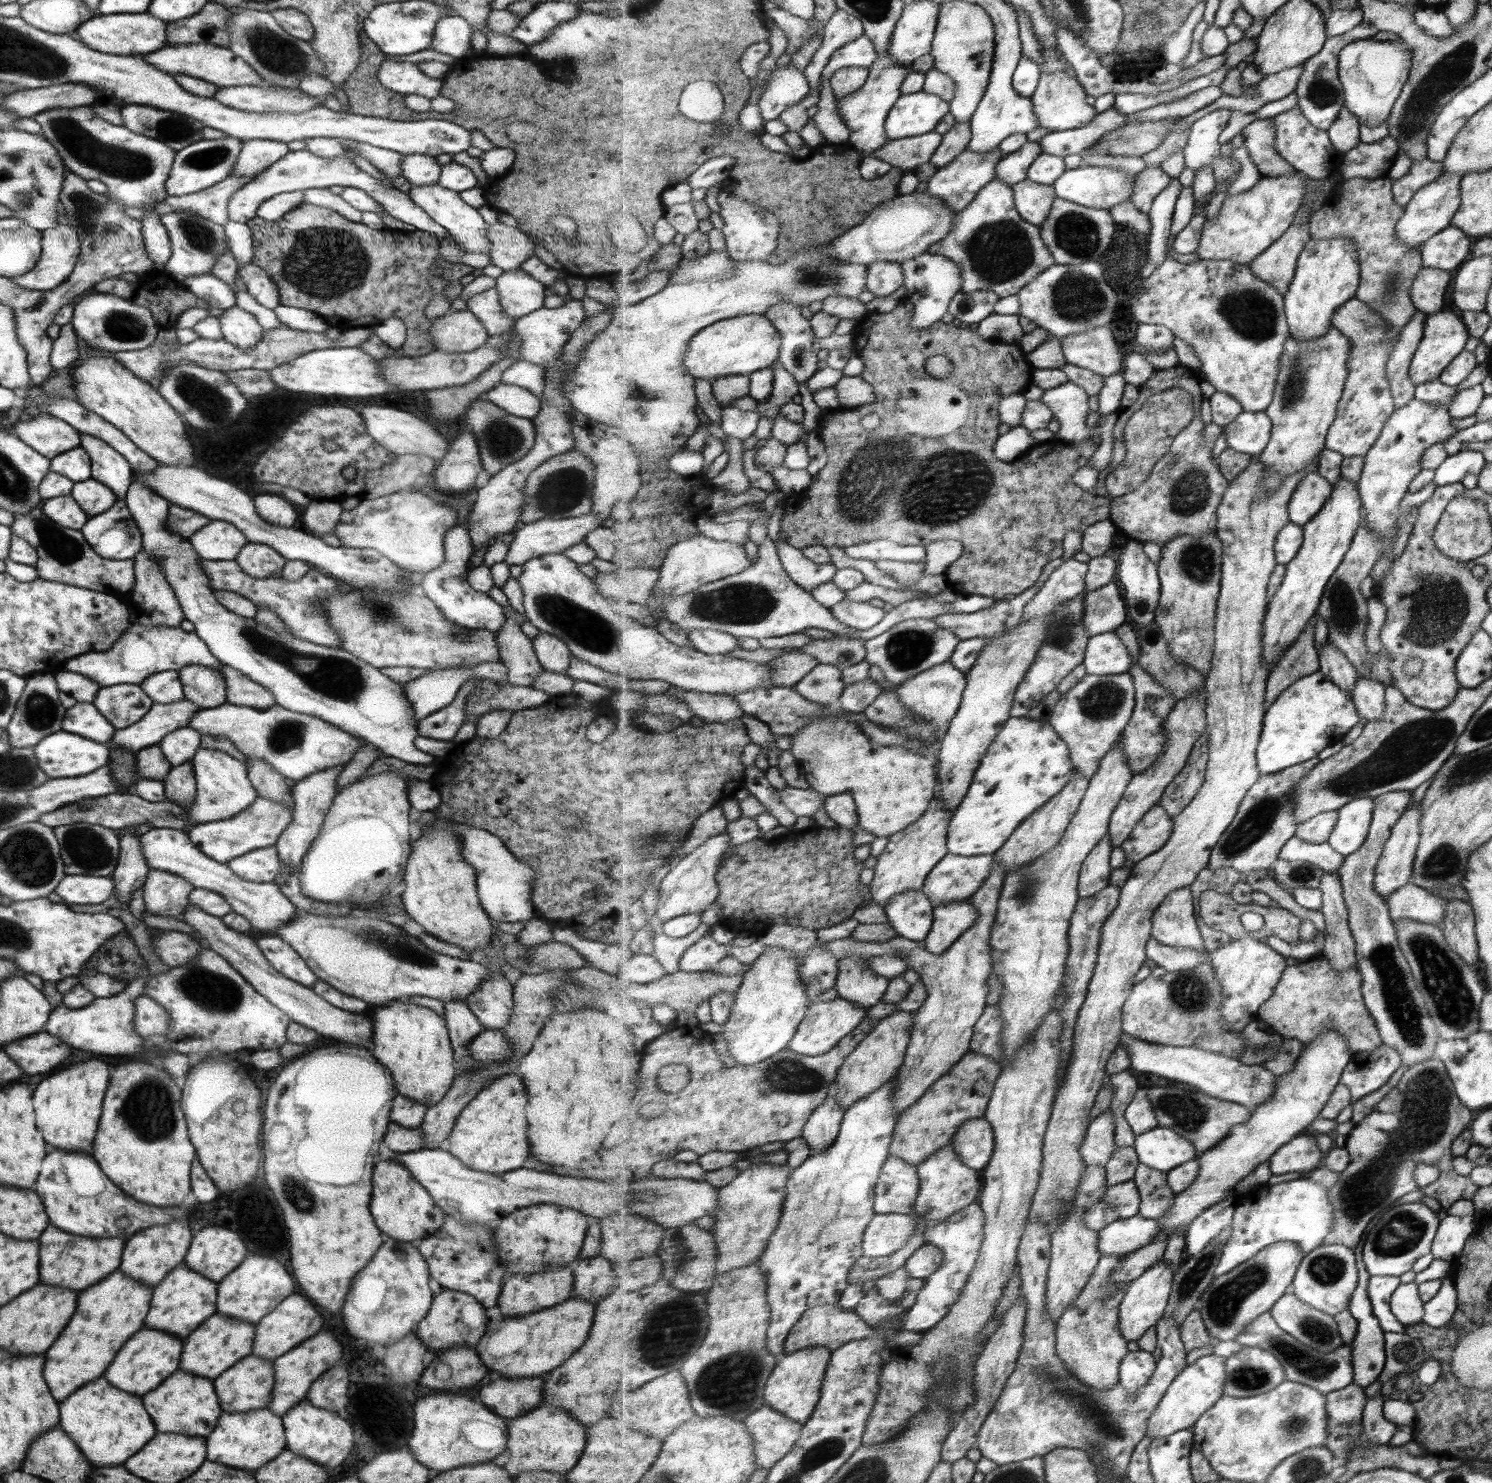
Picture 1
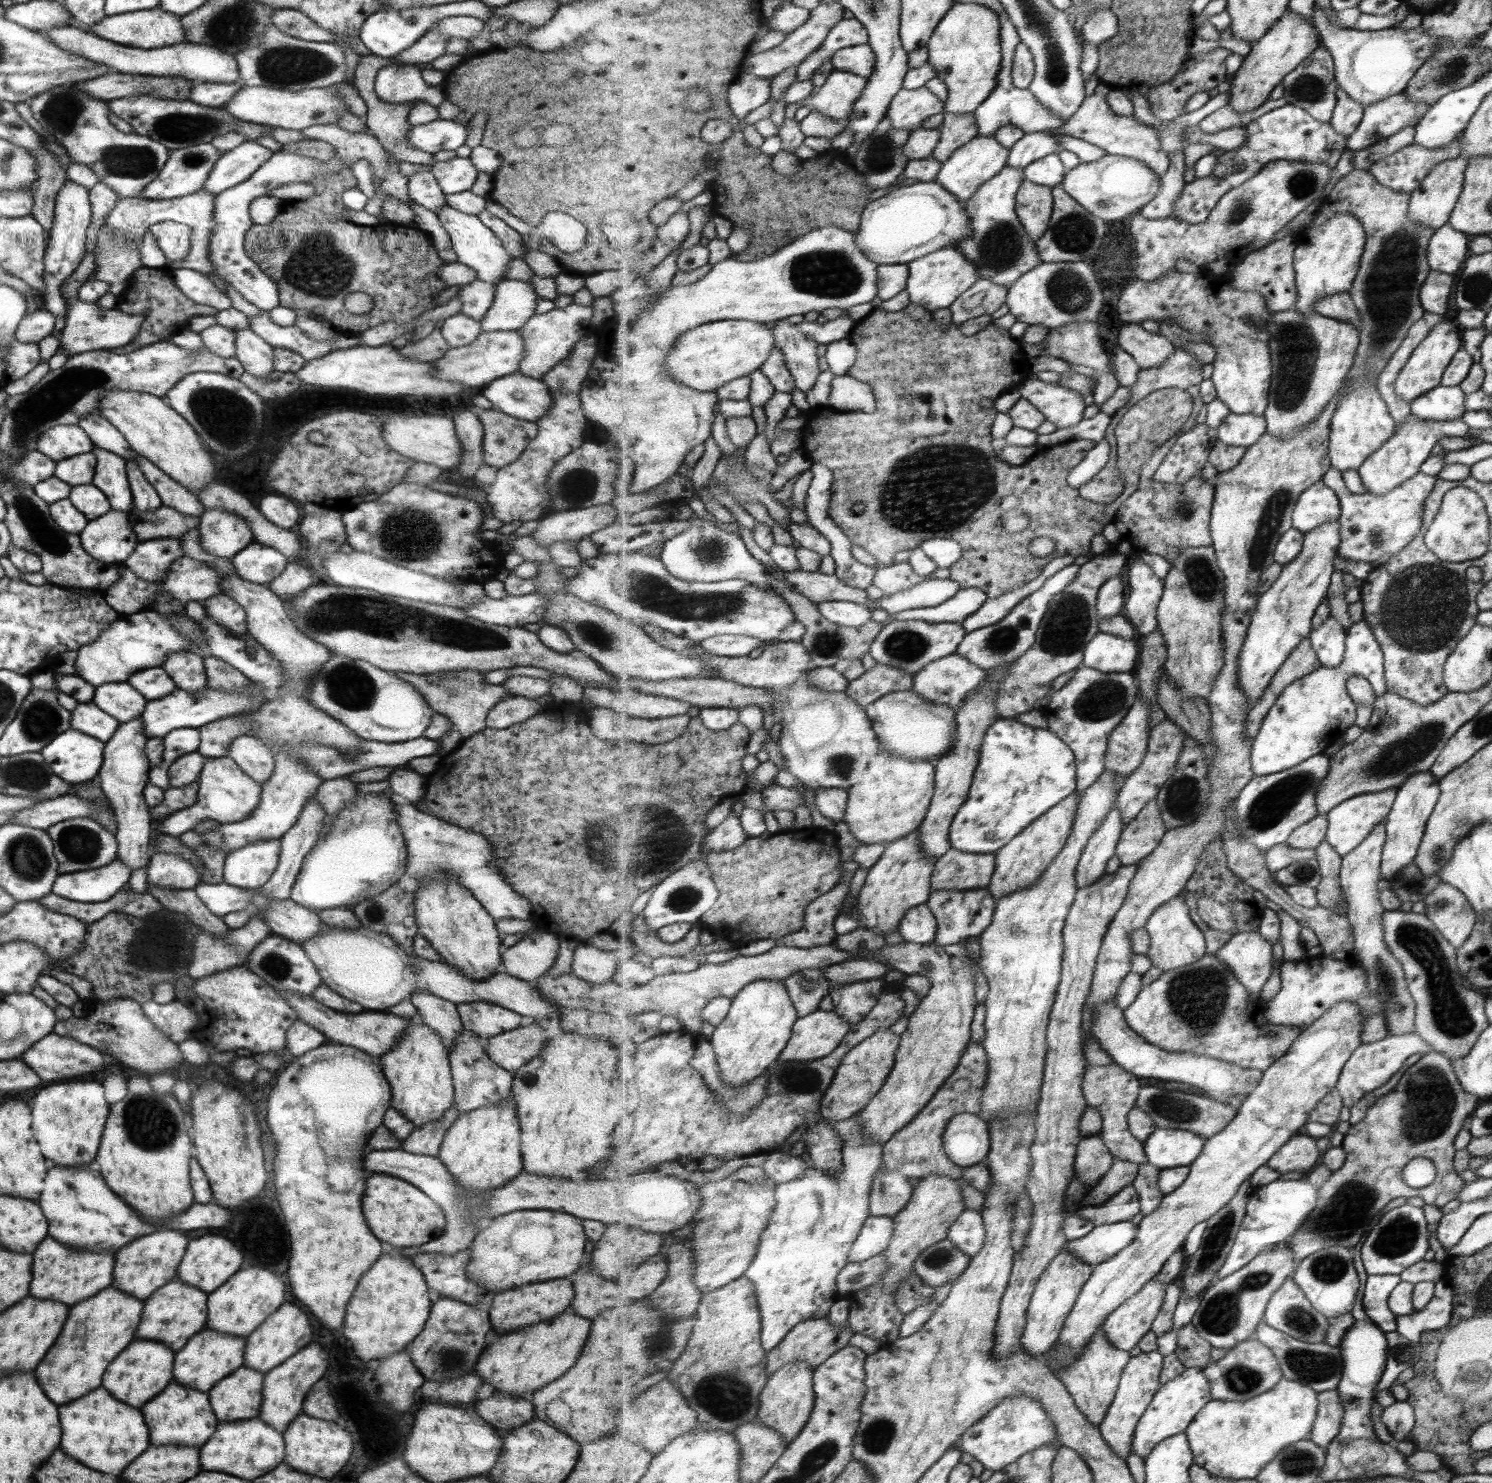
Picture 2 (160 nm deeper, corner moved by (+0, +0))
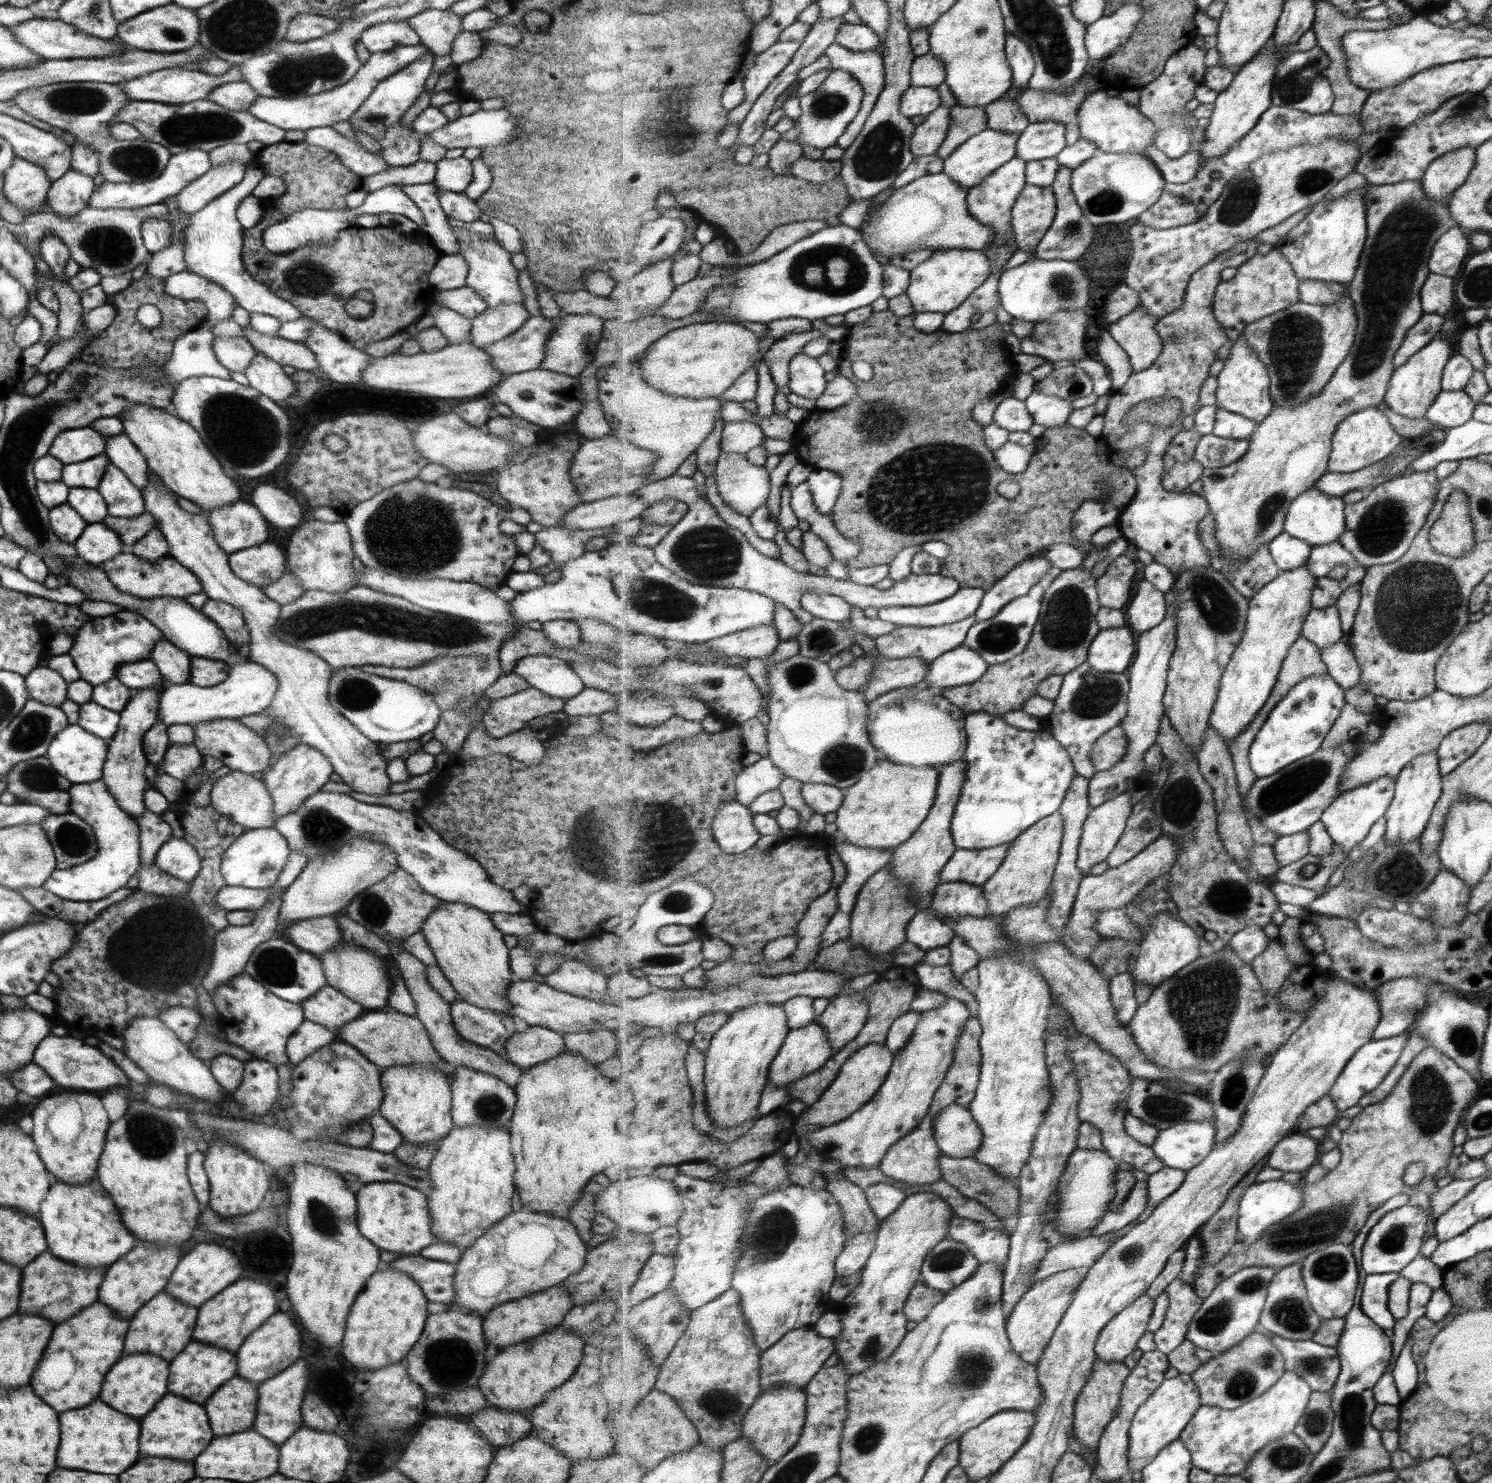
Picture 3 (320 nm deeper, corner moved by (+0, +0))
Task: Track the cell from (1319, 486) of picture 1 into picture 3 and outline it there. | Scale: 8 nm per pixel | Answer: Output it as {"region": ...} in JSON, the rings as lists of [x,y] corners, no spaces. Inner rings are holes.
{"region":[[[1313,486],[1293,501],[1286,516],[1284,531],[1312,547],[1337,542],[1346,531],[1346,505],[1342,498],[1329,496]]]}

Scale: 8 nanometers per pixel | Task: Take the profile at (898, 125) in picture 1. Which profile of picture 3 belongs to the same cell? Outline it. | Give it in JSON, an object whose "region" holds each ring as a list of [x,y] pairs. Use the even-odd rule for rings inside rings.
{"region":[[[911,86],[902,96],[901,110],[905,116],[927,116],[942,105],[940,92],[929,86]]]}

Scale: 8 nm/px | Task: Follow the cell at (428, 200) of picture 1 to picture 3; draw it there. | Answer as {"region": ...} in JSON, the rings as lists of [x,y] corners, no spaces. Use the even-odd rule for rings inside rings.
{"region":[[[452,228],[459,243],[459,253],[468,264],[468,271],[465,278],[465,286],[473,290],[473,293],[481,297],[488,308],[495,308],[501,305],[523,305],[523,294],[517,283],[518,270],[511,264],[510,254],[499,247],[493,237],[480,236],[470,230]]]}

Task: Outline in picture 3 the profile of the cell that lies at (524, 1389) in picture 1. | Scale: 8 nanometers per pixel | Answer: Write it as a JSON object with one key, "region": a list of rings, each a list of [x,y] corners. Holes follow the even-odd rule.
{"region":[[[491,1406],[474,1412],[469,1423],[477,1429],[482,1440],[495,1449],[511,1446],[532,1432],[531,1423],[523,1413],[503,1412]]]}

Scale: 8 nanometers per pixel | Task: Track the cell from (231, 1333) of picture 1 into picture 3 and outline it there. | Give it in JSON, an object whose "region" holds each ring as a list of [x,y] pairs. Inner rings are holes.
{"region":[[[189,1342],[169,1364],[167,1390],[171,1394],[195,1404],[203,1404],[223,1383],[235,1377],[237,1370],[234,1352],[200,1342]]]}

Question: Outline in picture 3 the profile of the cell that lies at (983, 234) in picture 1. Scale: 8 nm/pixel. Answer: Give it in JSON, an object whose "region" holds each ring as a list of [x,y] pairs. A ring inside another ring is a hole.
{"region":[[[1015,157],[968,192],[970,213],[979,222],[990,226],[996,234],[992,245],[1014,245],[1016,243],[1015,231],[1012,225],[1012,208],[1023,189],[1028,185],[1028,179],[1026,178],[1027,165],[1028,162],[1025,159]]]}

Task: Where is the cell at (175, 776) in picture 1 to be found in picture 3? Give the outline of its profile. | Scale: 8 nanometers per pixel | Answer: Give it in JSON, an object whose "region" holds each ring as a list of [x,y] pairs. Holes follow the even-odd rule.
{"region":[[[193,743],[170,744],[160,766],[163,773],[183,782],[197,766],[202,766],[202,757]]]}

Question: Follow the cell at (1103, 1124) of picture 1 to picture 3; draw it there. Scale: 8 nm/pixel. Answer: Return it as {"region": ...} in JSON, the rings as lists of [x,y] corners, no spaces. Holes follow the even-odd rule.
{"region":[[[1077,1148],[1069,1158],[1064,1176],[1058,1186],[1058,1209],[1056,1229],[1067,1237],[1079,1239],[1090,1234],[1090,1231],[1100,1224],[1101,1219],[1110,1210],[1110,1204],[1116,1197],[1116,1176],[1119,1162],[1103,1150],[1083,1150]]]}

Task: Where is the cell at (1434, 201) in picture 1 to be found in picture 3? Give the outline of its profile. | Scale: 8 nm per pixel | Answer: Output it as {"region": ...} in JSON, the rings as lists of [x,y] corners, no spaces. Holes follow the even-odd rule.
{"region":[[[1456,148],[1435,157],[1420,178],[1430,201],[1447,204],[1449,195],[1467,180],[1474,165],[1474,148]]]}

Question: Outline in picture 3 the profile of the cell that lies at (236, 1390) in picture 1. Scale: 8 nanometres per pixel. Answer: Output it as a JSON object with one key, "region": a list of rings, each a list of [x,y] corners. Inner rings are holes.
{"region":[[[235,1376],[223,1383],[202,1404],[212,1435],[252,1430],[256,1402],[256,1387],[249,1382]]]}

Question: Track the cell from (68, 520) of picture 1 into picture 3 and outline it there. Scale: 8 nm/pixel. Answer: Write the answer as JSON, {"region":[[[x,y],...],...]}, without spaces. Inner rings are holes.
{"region":[[[66,502],[48,509],[48,521],[53,534],[72,544],[88,525]]]}

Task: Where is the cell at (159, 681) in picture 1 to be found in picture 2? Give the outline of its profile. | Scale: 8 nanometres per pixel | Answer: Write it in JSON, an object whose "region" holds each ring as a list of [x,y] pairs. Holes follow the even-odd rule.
{"region":[[[161,667],[138,670],[130,674],[126,681],[147,701],[163,698],[176,689],[175,683]]]}

